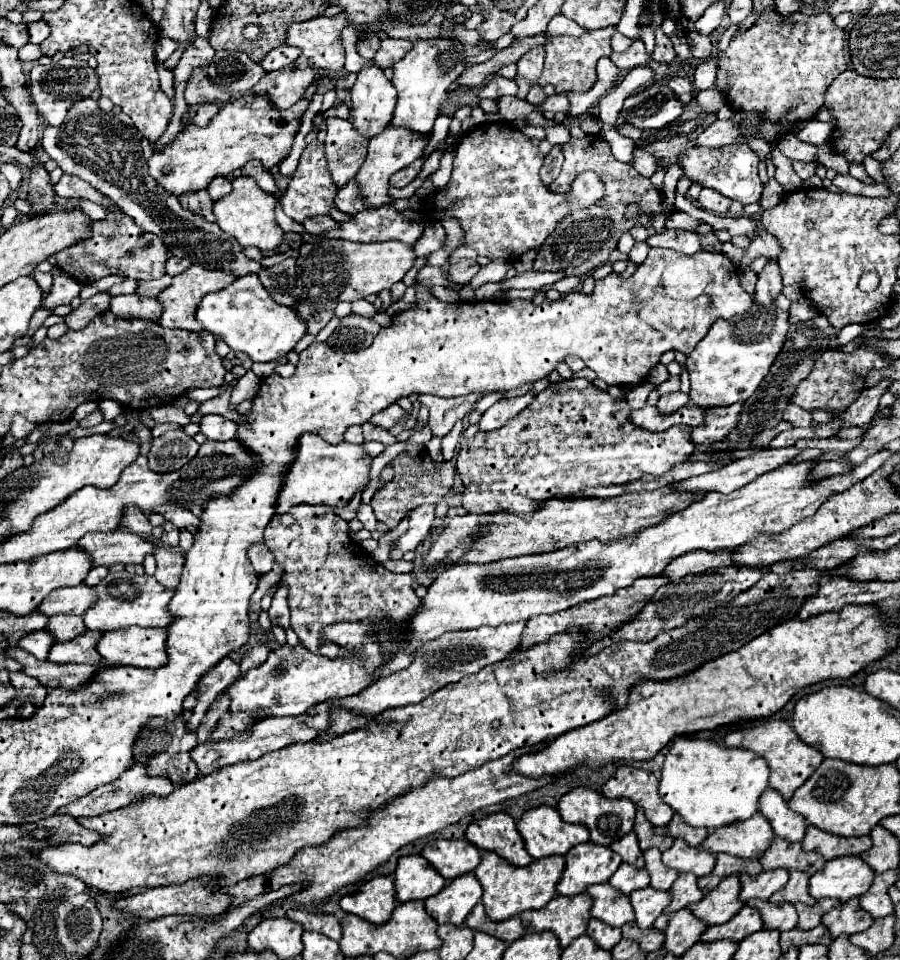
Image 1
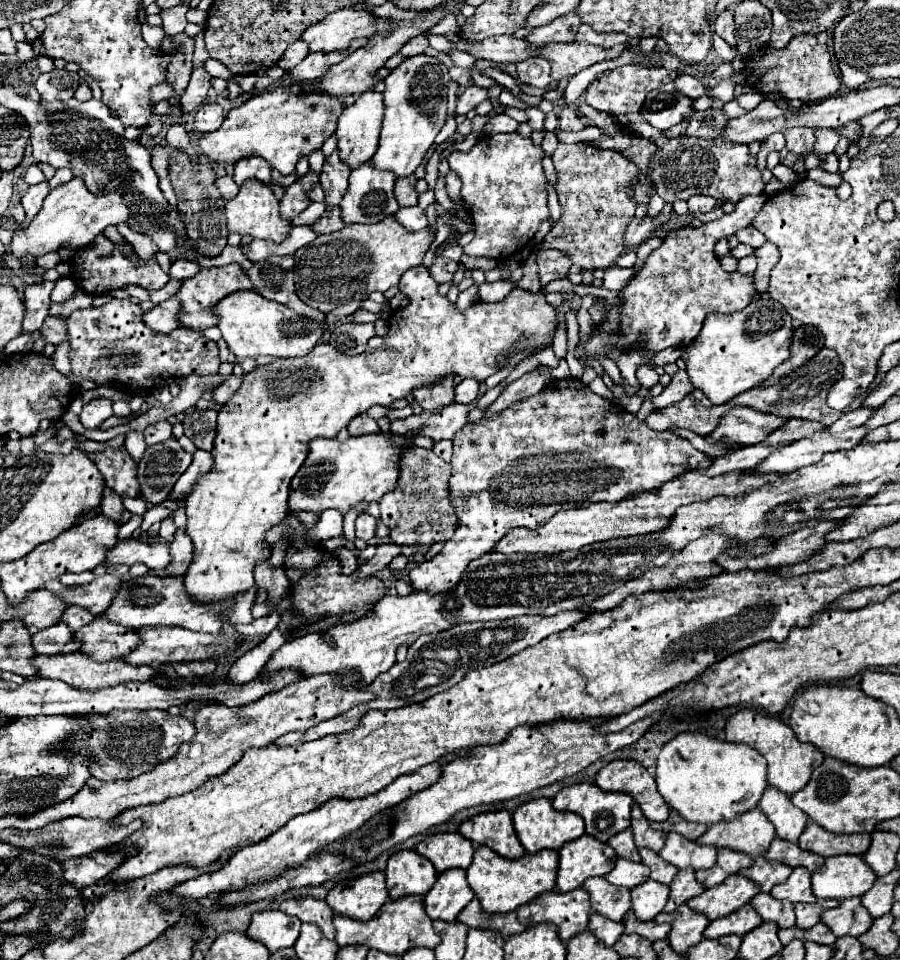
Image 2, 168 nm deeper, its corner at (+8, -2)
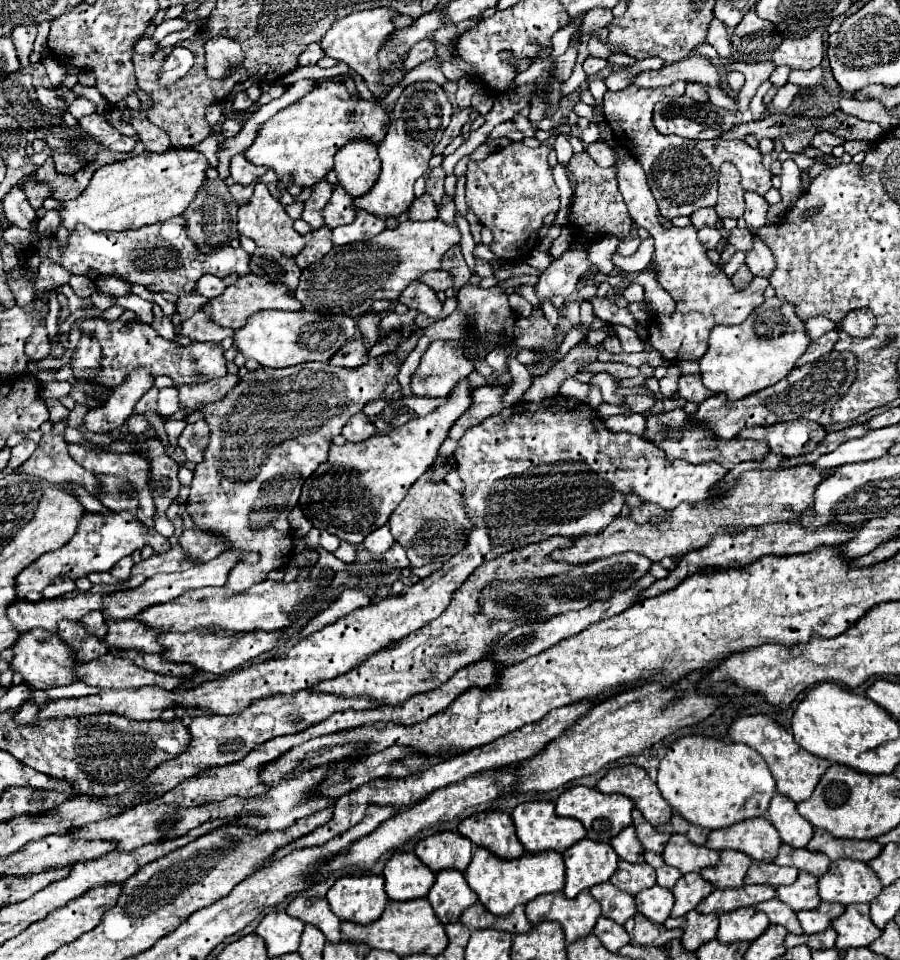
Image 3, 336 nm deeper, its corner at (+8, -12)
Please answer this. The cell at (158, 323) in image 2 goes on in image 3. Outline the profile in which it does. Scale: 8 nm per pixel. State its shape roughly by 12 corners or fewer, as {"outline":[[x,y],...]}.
{"outline":[[202,312],[180,320],[176,340],[222,342],[232,330],[214,326]]}

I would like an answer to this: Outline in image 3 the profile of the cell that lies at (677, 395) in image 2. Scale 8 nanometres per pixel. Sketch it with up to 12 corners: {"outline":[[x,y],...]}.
{"outline":[[698,374],[680,376],[678,394],[686,402],[710,398]]}

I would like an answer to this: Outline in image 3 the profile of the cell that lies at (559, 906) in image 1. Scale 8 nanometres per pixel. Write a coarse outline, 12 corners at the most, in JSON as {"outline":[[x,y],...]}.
{"outline":[[590,892],[544,894],[526,904],[532,926],[558,922],[566,944],[592,934],[600,906]]}

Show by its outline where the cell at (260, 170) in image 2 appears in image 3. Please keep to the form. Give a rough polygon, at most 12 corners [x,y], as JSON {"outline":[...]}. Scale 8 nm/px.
{"outline":[[242,154],[230,160],[230,176],[242,186],[256,182],[266,166],[246,162]]}

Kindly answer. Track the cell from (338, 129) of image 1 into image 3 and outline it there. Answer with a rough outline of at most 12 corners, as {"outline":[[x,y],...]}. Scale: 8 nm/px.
{"outline":[[342,184],[332,186],[324,206],[326,226],[354,220],[352,196]]}

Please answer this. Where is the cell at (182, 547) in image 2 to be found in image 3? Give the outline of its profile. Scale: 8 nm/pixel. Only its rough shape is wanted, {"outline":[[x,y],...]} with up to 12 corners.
{"outline":[[184,530],[178,540],[198,564],[222,554],[210,534]]}

